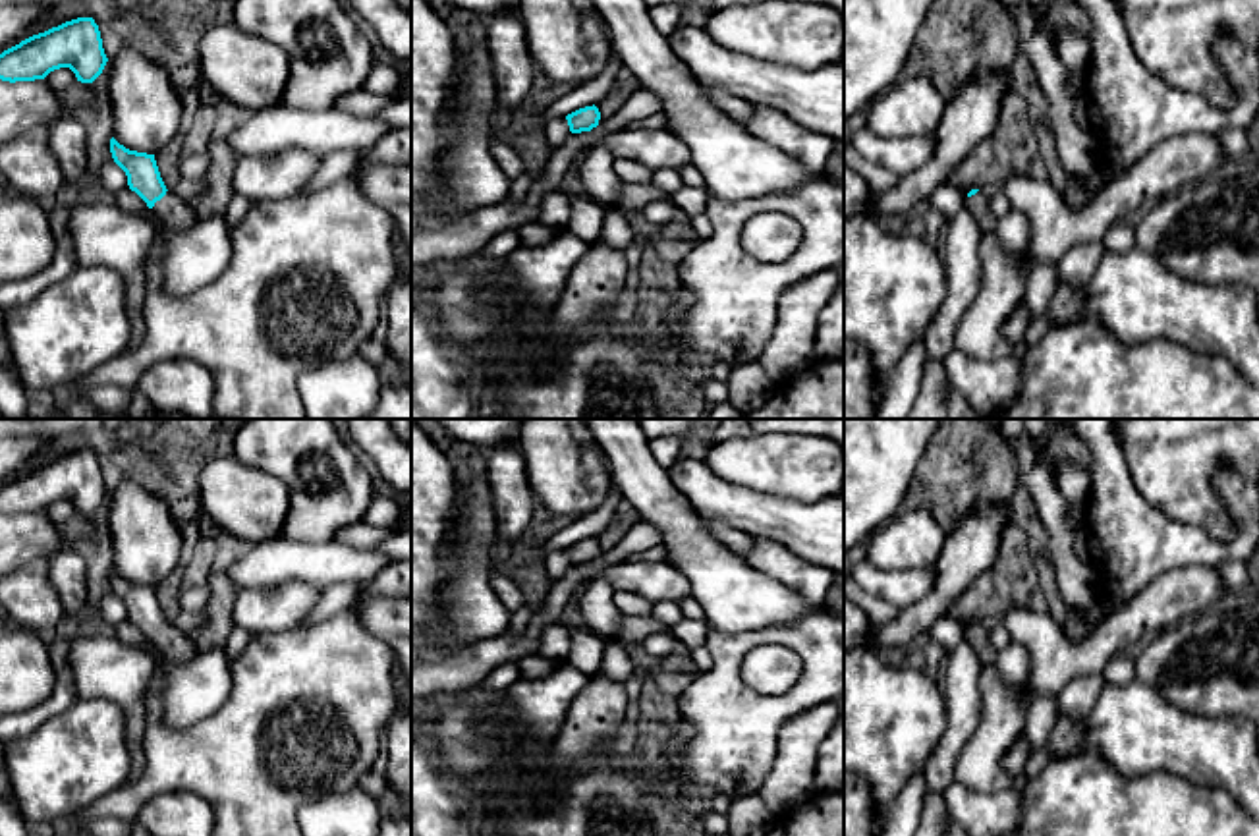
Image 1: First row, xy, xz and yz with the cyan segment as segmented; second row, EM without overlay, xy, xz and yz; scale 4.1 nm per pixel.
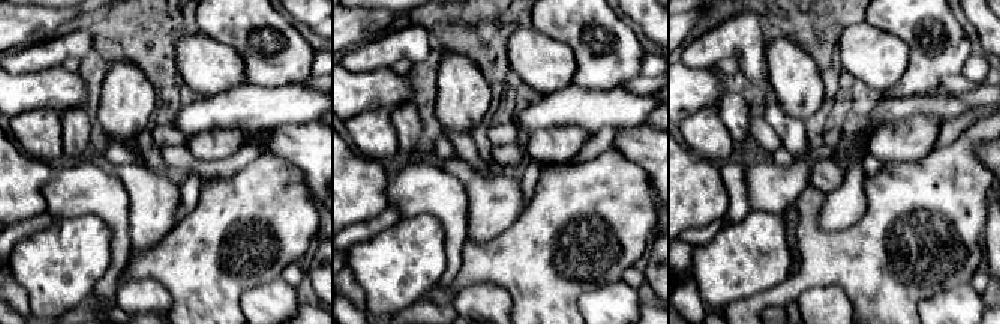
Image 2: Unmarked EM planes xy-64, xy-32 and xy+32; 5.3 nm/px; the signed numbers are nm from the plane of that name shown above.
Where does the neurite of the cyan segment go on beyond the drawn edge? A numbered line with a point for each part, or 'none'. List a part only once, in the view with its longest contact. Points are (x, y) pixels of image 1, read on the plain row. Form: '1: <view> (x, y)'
1: xy (174, 645)

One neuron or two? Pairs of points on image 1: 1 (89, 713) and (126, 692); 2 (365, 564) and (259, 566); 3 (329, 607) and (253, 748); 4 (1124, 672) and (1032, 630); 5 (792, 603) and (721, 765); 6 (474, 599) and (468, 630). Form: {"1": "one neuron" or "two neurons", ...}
{"1": "two neurons", "2": "one neuron", "3": "two neurons", "4": "two neurons", "5": "two neurons", "6": "one neuron"}

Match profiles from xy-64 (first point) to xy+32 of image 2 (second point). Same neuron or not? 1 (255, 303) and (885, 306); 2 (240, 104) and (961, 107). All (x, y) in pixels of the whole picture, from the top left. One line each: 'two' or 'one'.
1: two
2: one

